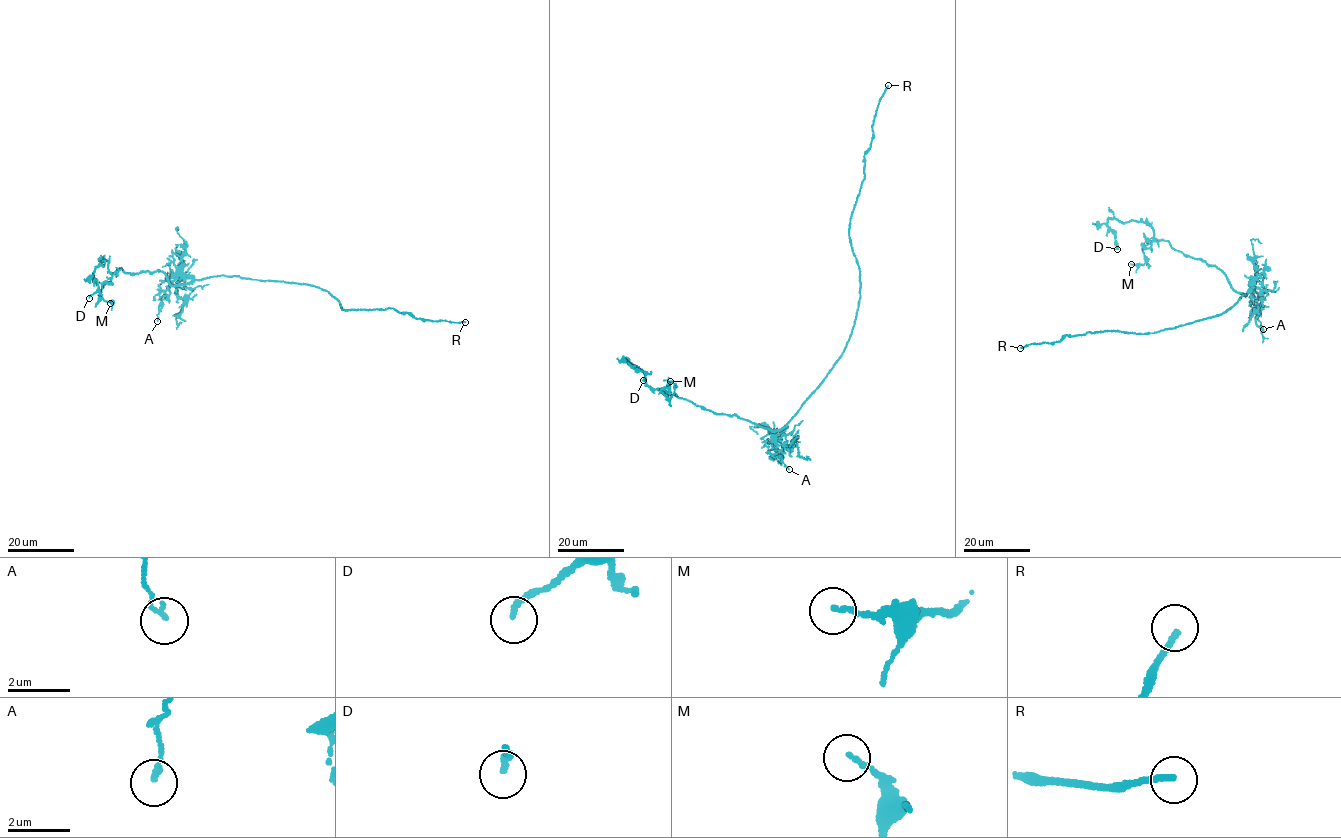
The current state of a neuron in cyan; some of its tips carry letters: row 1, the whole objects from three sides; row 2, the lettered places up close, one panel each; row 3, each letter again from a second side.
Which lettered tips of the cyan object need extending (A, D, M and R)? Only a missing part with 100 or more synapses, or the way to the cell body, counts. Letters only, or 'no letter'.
R

